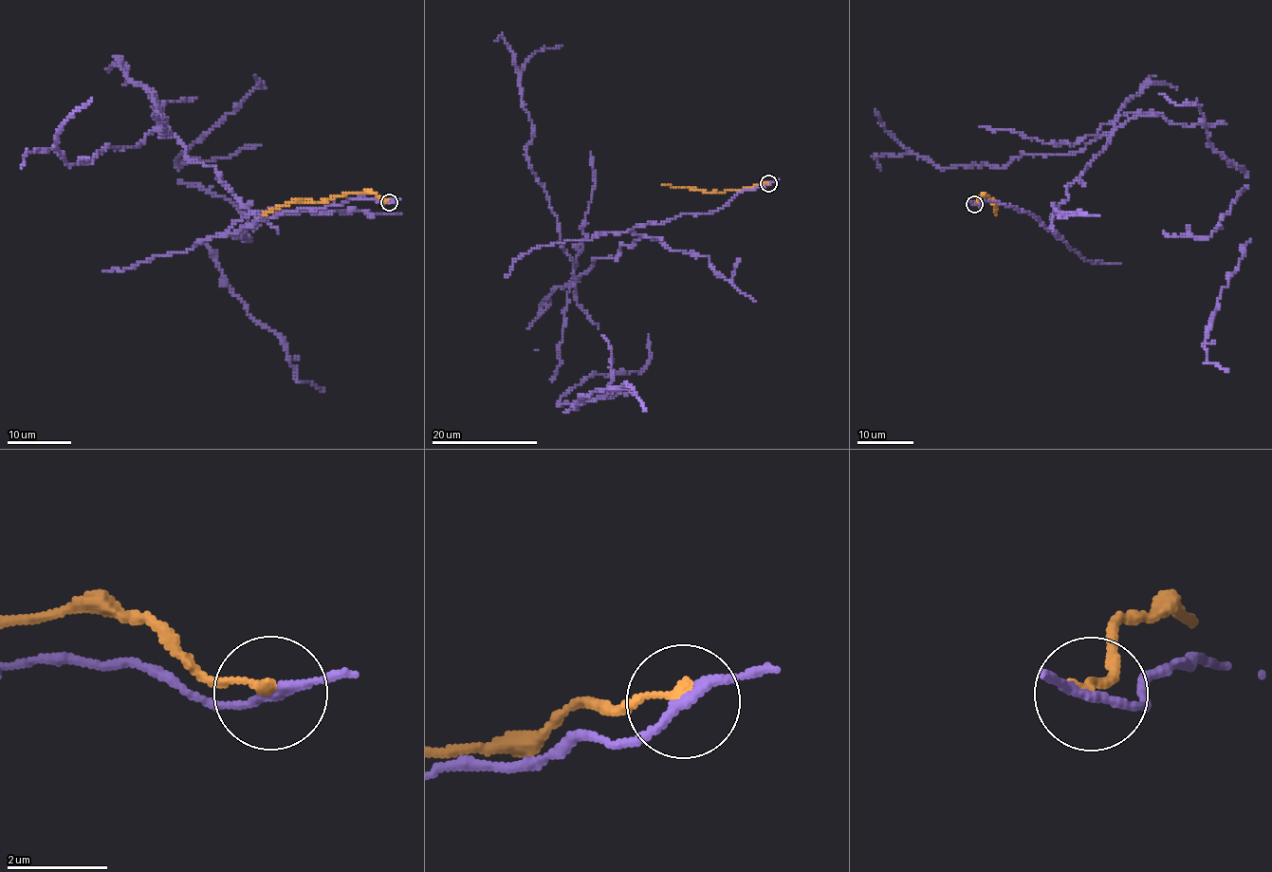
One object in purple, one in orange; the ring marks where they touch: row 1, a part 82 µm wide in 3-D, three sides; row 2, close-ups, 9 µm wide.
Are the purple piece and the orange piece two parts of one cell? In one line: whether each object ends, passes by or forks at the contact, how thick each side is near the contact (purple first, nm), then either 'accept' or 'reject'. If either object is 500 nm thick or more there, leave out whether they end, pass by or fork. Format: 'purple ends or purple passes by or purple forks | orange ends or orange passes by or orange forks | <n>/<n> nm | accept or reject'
purple passes by | orange ends | 180/180 nm | reject

